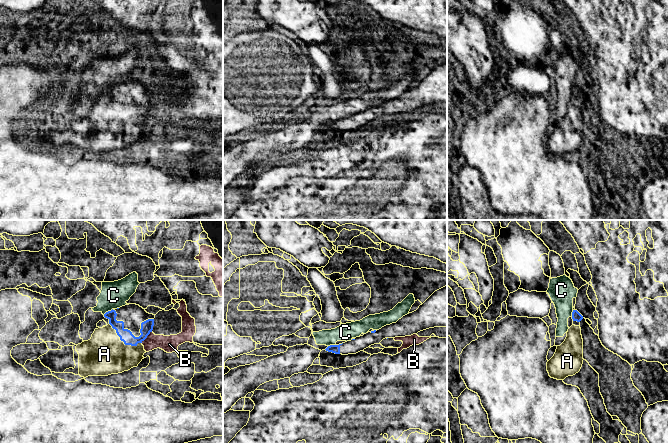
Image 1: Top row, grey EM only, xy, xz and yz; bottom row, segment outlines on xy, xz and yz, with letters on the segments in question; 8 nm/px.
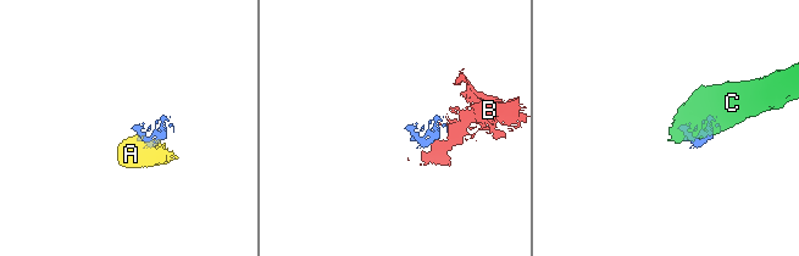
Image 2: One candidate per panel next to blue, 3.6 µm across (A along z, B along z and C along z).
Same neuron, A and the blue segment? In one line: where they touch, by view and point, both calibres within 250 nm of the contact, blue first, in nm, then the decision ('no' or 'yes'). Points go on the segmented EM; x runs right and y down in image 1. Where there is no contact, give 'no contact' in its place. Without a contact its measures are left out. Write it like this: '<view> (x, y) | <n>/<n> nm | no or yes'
xy (123, 341) | 100/340 nm | yes

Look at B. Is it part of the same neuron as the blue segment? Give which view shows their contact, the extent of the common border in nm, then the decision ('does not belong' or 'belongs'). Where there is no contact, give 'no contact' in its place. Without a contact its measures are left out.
contact in xy; length 130 nm; does not belong

